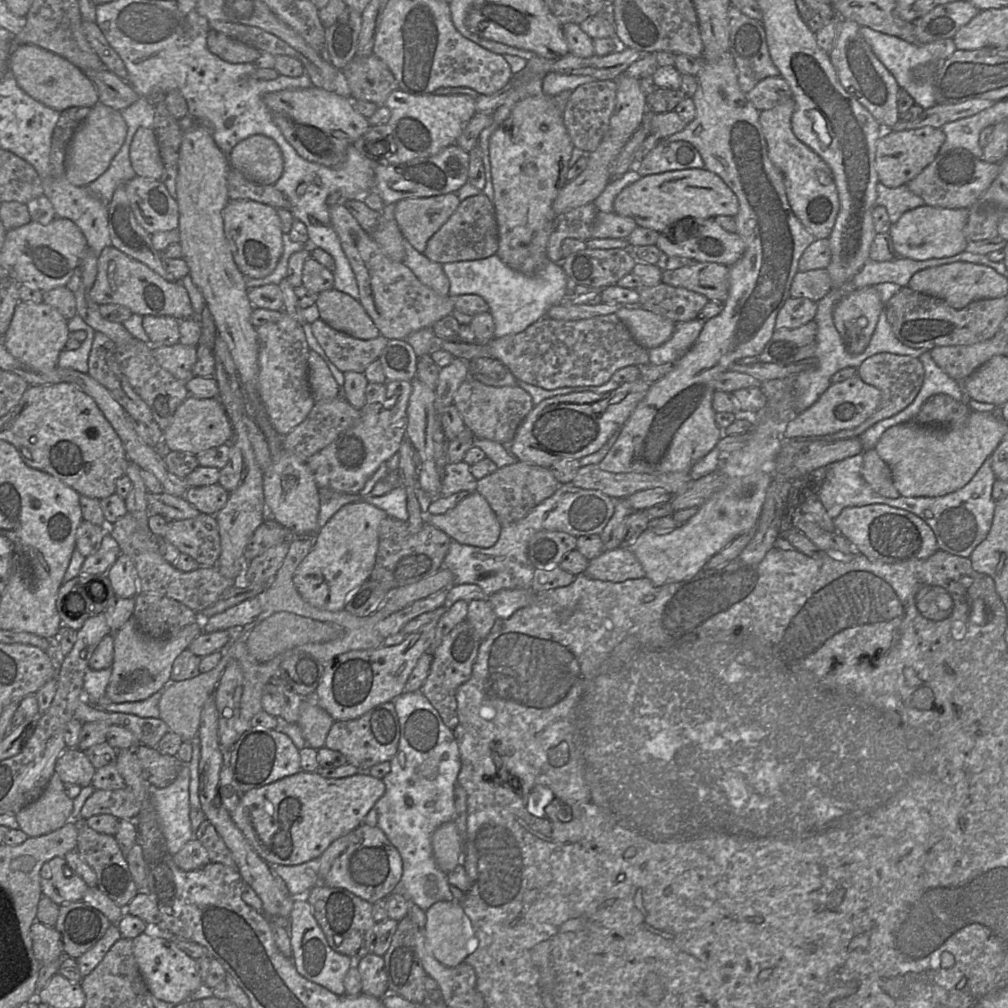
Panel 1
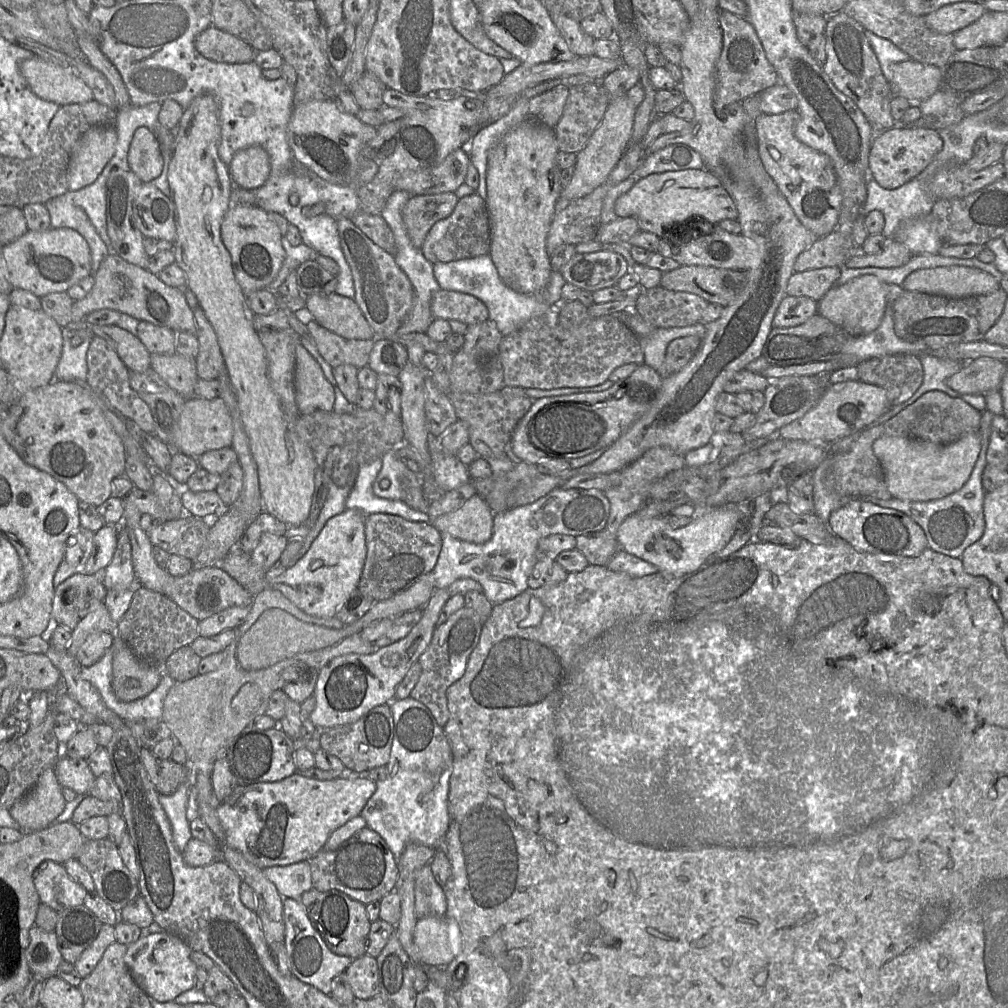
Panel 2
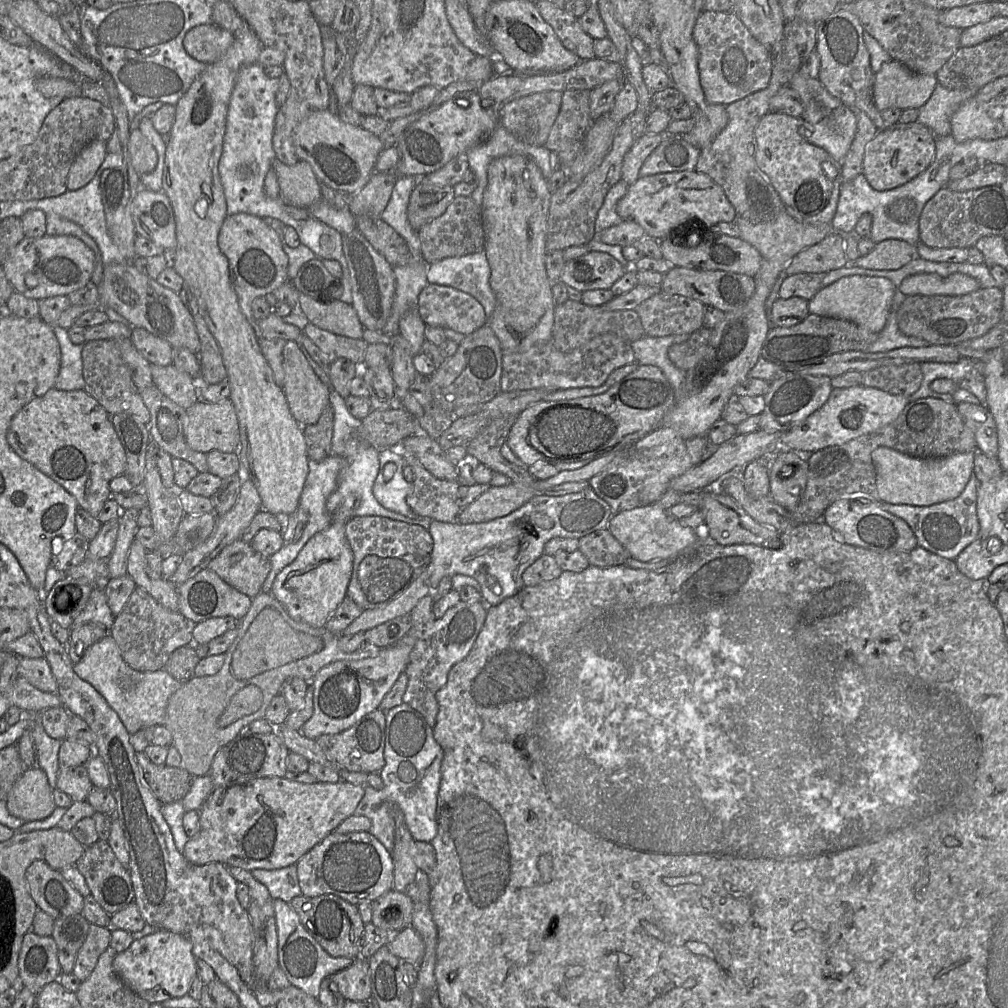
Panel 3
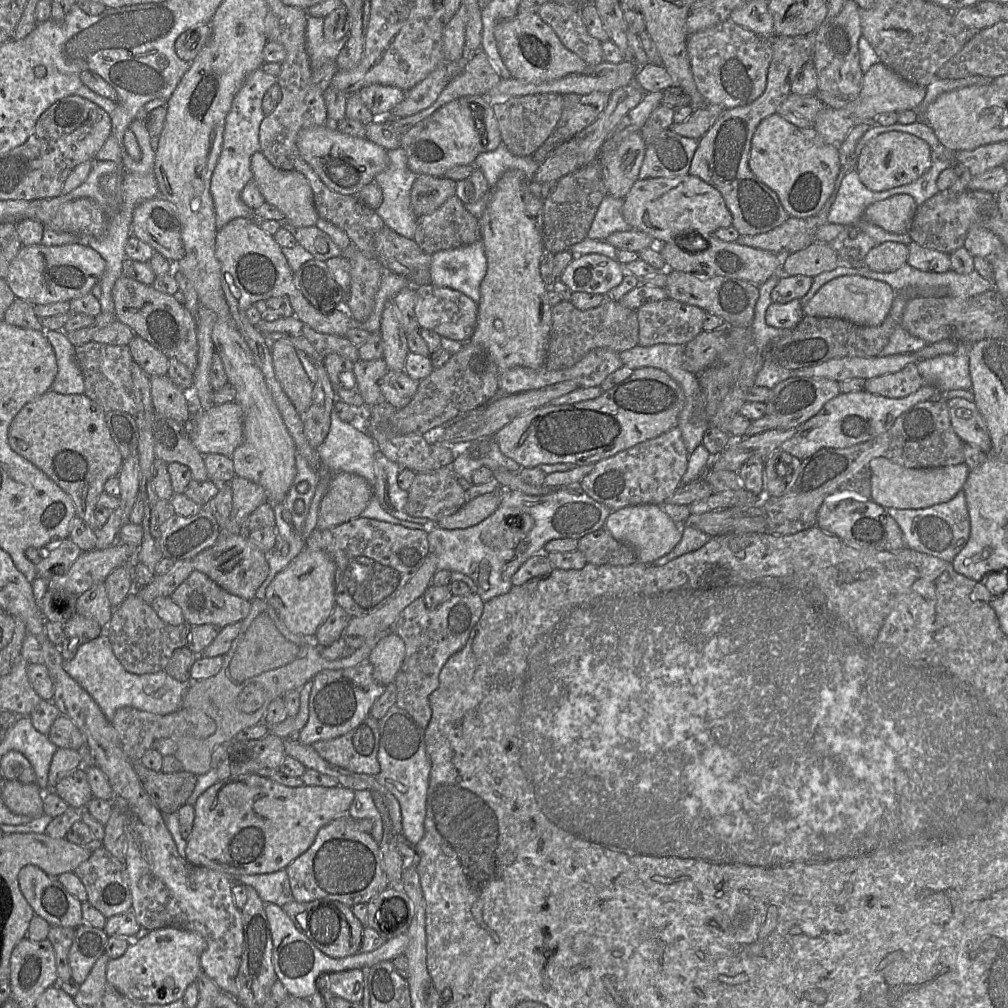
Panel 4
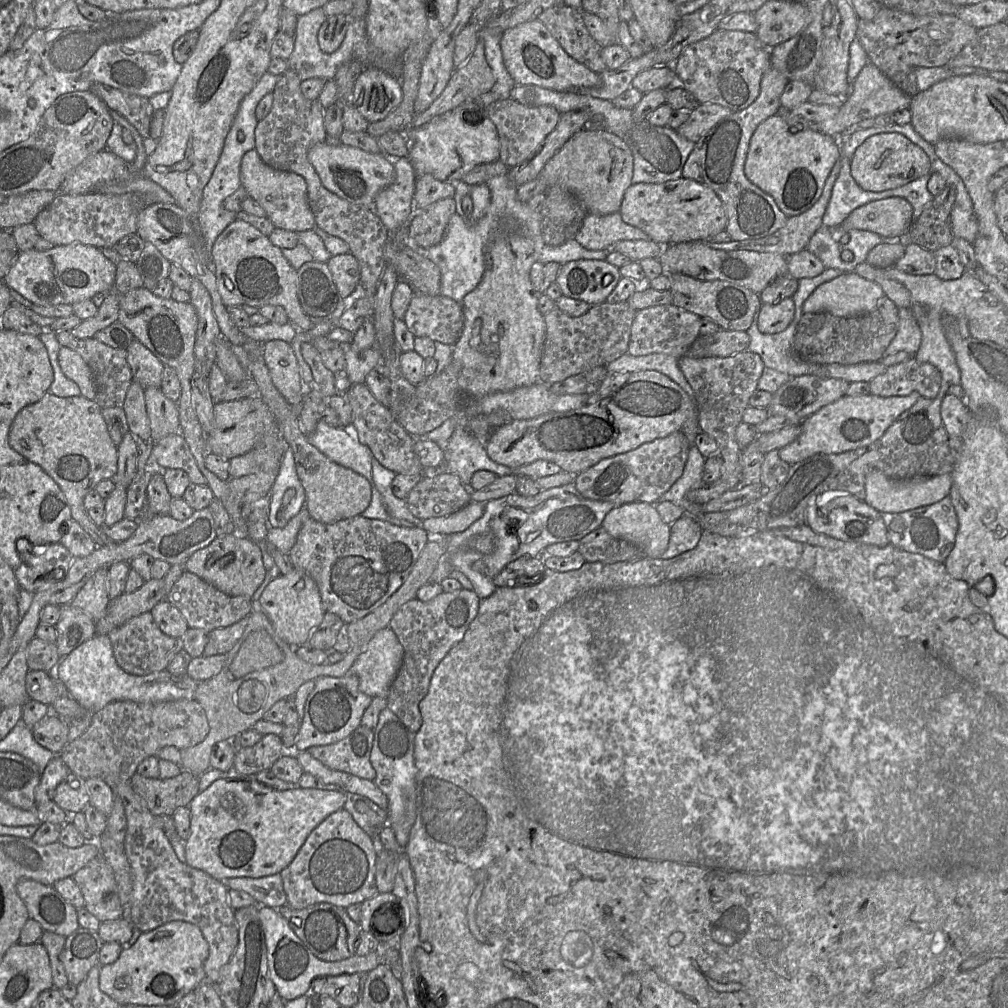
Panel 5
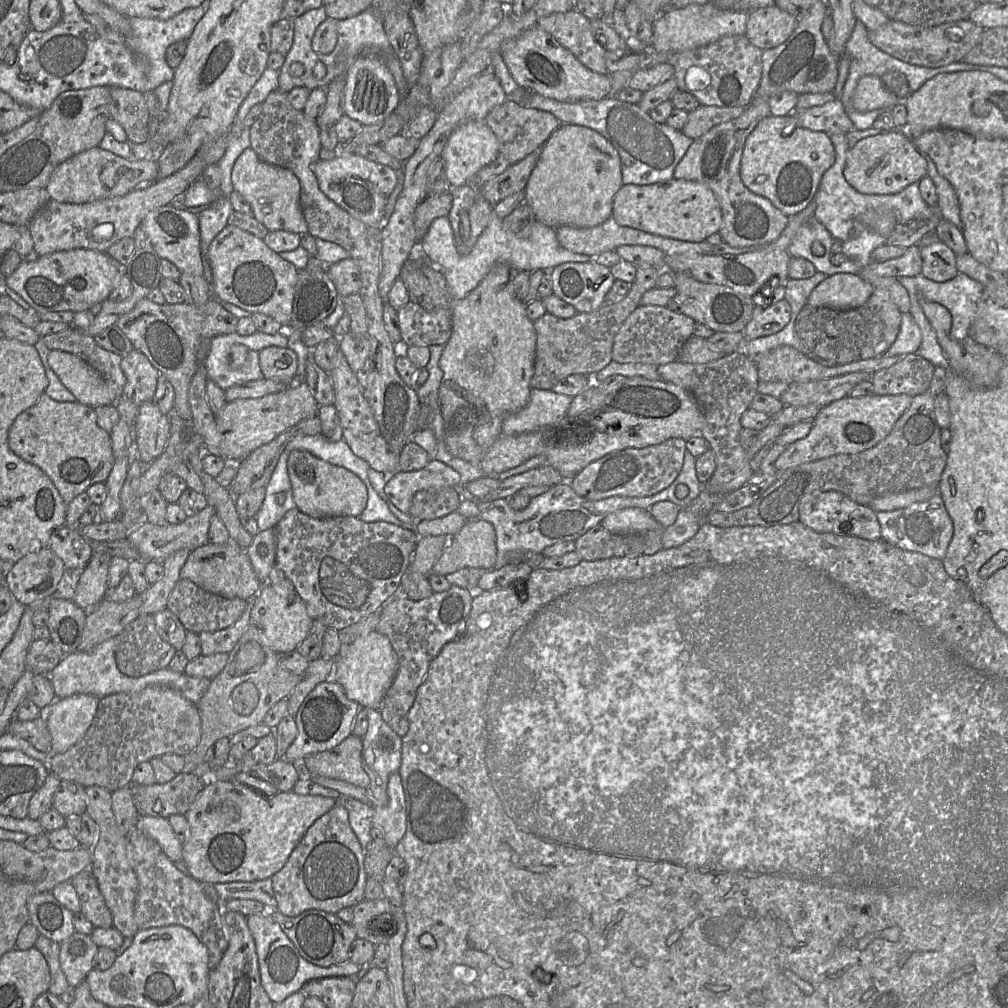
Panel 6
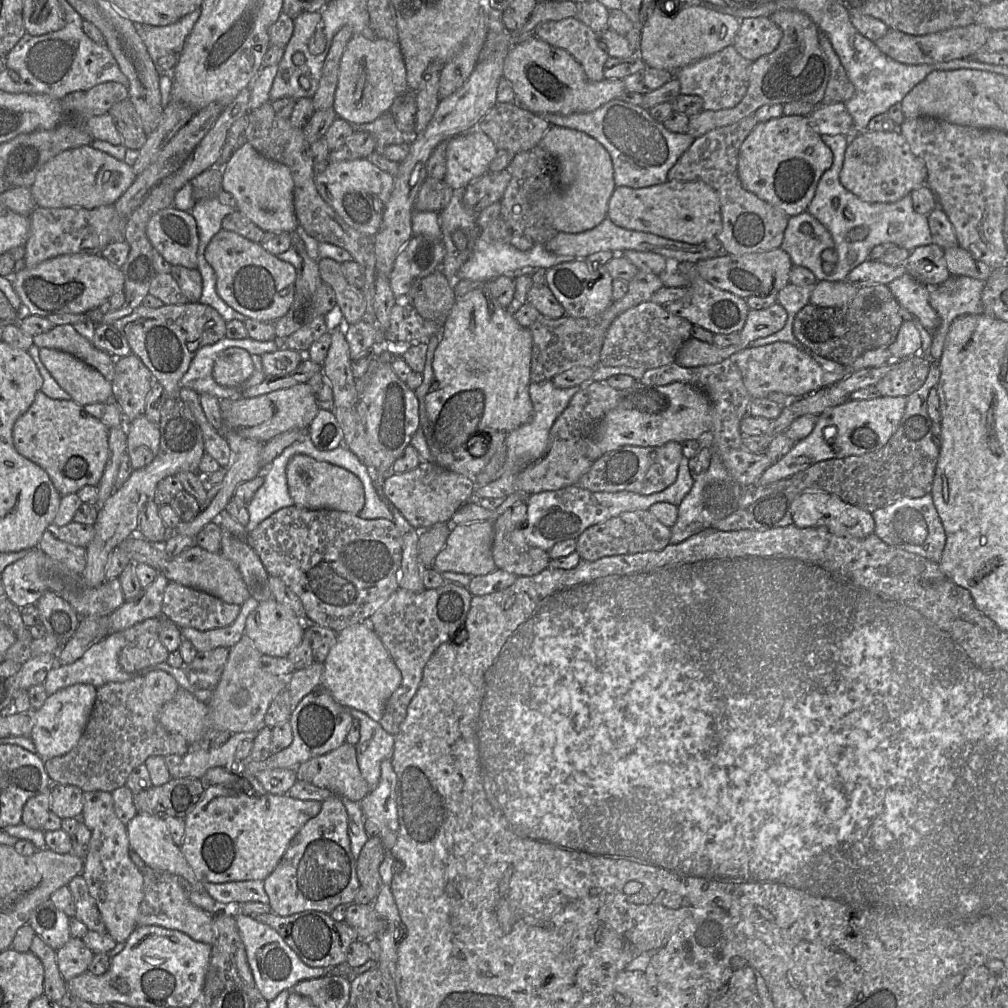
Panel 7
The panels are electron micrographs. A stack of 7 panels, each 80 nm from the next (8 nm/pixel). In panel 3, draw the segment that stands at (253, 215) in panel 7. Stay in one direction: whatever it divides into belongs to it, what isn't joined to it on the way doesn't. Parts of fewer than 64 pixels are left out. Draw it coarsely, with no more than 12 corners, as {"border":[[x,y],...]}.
{"border":[[275,159],[279,197],[308,208],[322,198],[308,163]]}

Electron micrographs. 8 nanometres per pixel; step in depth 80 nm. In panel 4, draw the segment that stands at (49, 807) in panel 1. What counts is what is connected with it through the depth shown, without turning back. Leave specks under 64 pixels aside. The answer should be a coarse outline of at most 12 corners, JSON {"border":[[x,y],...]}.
{"border":[[3,781],[2,799],[13,813],[44,814],[37,783]]}

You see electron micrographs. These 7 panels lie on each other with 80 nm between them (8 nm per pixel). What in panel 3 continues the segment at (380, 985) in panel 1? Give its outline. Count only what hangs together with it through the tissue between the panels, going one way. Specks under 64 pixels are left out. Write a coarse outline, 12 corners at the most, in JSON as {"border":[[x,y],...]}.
{"border":[[368,959],[329,977],[345,999],[371,999]]}

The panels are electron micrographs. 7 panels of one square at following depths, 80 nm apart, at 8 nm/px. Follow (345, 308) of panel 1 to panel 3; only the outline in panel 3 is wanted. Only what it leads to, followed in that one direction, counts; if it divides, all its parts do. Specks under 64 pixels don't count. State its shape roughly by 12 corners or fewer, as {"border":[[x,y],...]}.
{"border":[[302,293],[298,303],[320,329],[362,339],[365,327],[352,304],[321,302]]}

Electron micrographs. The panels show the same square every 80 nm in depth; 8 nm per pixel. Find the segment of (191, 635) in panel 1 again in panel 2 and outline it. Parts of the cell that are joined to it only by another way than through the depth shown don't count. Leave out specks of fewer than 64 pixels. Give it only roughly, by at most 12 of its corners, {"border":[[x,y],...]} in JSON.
{"border":[[114,632],[112,689],[124,702],[152,692],[163,666],[141,661]]}

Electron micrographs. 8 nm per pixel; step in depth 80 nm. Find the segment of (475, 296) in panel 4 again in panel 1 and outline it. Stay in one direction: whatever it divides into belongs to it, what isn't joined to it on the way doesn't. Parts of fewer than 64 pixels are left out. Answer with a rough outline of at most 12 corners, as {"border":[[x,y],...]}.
{"border":[[484,259],[443,264],[449,295],[489,305],[494,337],[513,335],[565,300],[567,276]]}

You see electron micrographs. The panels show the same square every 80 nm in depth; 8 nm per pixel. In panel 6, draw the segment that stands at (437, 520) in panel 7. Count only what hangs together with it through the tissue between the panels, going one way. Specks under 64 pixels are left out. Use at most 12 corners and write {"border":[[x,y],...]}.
{"border":[[436,459],[397,471],[388,499],[409,514],[416,492],[463,486],[460,474]]}

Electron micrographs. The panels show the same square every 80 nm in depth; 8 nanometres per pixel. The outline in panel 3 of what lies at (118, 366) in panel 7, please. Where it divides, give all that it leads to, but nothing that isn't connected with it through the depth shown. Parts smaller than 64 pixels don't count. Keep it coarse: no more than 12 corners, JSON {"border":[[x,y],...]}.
{"border":[[133,327],[131,341],[151,364],[172,363],[170,343]]}

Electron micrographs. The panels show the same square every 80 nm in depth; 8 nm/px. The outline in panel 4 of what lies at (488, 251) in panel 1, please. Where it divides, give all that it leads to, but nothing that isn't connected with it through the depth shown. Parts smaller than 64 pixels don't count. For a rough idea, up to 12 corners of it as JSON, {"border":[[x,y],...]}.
{"border":[[459,197],[416,220],[414,241],[433,255],[482,240]]}

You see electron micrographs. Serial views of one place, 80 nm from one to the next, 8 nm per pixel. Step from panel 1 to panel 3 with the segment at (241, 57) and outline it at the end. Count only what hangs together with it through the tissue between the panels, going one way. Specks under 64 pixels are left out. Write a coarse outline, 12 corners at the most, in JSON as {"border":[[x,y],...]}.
{"border":[[214,24],[190,29],[183,46],[212,64],[226,53],[231,32]]}

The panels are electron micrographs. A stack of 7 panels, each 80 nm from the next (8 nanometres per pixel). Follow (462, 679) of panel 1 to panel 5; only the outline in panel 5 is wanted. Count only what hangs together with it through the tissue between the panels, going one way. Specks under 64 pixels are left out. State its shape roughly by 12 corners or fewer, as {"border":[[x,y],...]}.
{"border":[[462,588],[407,601],[389,623],[402,665],[387,694],[411,731],[480,598]]}

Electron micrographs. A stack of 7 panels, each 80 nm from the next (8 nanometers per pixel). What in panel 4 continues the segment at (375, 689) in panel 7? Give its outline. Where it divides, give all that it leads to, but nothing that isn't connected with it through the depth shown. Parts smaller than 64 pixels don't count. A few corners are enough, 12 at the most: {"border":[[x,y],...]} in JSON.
{"border":[[388,633],[372,649],[373,677],[388,686],[405,658],[405,643]]}

